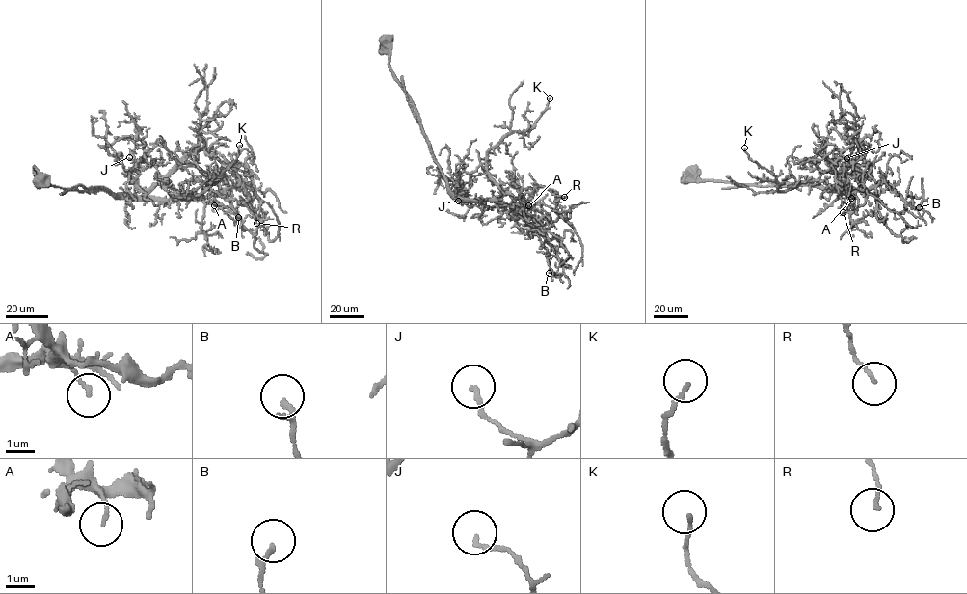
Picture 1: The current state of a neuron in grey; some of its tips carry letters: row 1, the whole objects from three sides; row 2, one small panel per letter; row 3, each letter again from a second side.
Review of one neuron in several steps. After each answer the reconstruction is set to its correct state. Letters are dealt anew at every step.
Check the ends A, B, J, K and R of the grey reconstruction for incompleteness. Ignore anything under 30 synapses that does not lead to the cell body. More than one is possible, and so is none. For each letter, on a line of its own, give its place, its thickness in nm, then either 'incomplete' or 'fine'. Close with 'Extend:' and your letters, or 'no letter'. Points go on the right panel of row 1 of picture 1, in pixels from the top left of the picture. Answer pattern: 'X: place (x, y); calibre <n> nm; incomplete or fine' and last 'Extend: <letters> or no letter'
A: place (851, 198); calibre 110 nm; fine
B: place (919, 207); calibre 180 nm; fine
J: place (846, 158); calibre 130 nm; fine
K: place (744, 148); calibre 130 nm; fine
R: place (843, 212); calibre 120 nm; fine
Extend: no letter

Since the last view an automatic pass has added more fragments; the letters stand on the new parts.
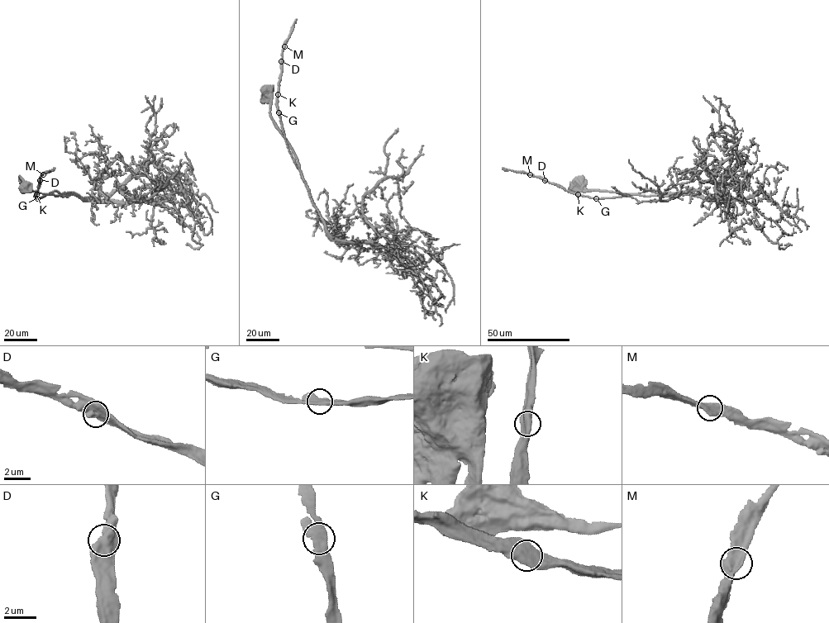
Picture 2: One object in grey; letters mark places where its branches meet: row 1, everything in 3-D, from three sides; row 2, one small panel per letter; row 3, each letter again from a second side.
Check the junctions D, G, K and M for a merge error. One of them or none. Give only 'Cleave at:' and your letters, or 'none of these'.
Cleave at: none of these

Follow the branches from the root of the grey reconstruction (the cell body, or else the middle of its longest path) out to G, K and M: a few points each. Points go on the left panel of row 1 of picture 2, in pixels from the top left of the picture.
G: (26, 188), (22, 189), (60, 195), (54, 191), (37, 198)
K: (26, 188), (22, 189), (60, 195), (54, 191), (37, 198), (36, 194)
M: (26, 188), (22, 189), (59, 196), (54, 191), (41, 197), (35, 197), (43, 174)

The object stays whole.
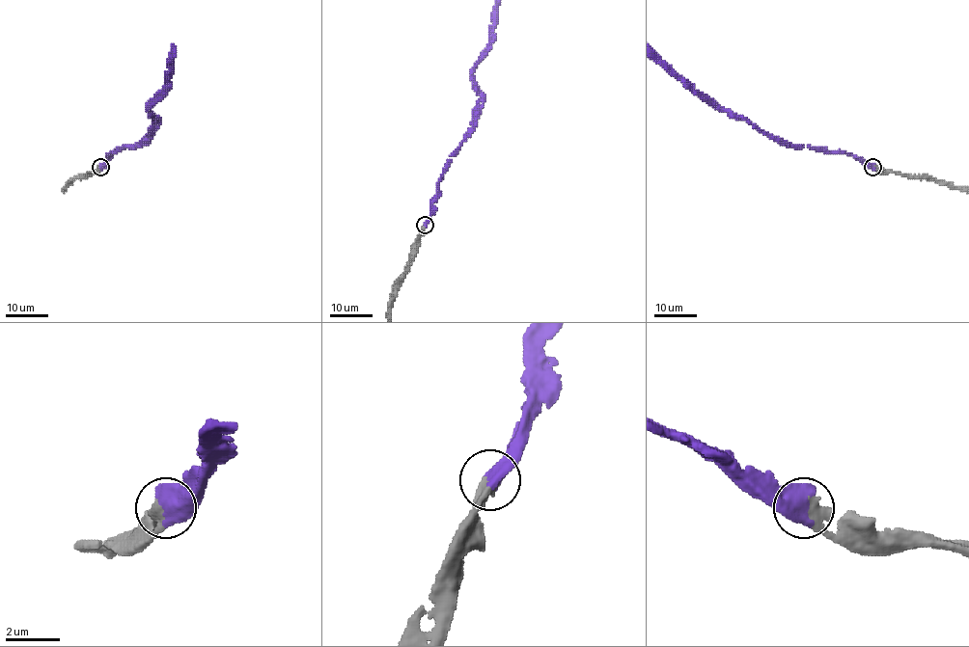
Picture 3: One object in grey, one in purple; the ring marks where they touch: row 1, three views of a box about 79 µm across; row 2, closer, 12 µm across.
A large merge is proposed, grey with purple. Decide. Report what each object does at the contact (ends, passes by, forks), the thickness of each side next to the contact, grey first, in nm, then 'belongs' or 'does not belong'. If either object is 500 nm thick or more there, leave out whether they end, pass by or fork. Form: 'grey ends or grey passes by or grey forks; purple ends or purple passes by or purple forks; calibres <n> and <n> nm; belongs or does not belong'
calibres 550 and 800 nm; belongs

